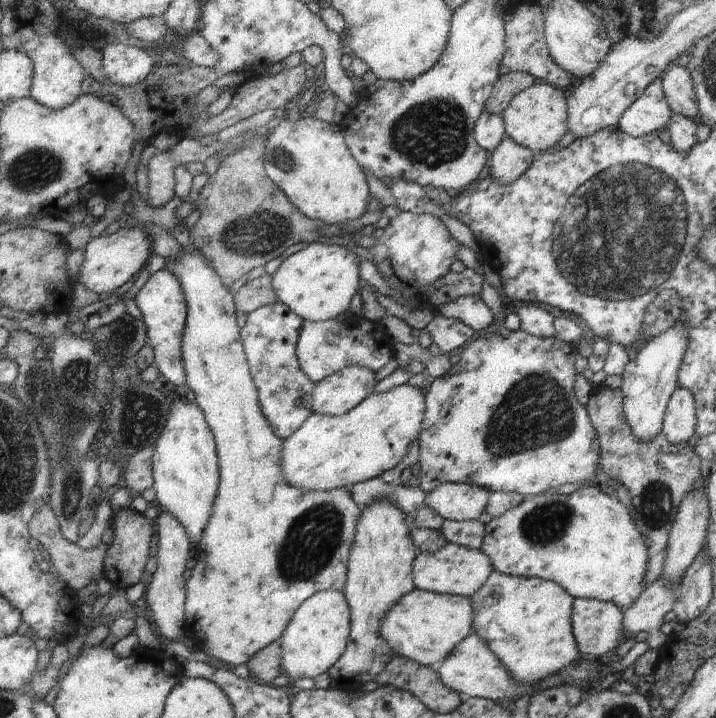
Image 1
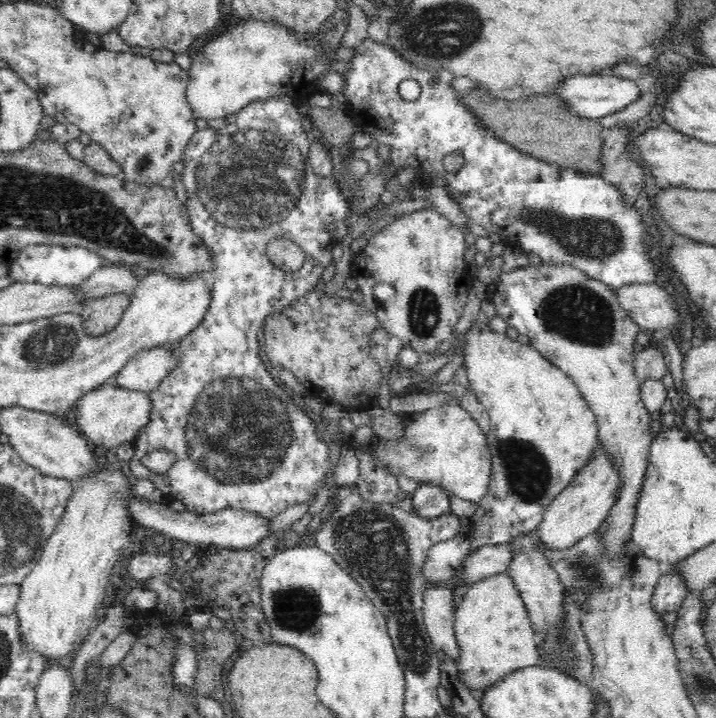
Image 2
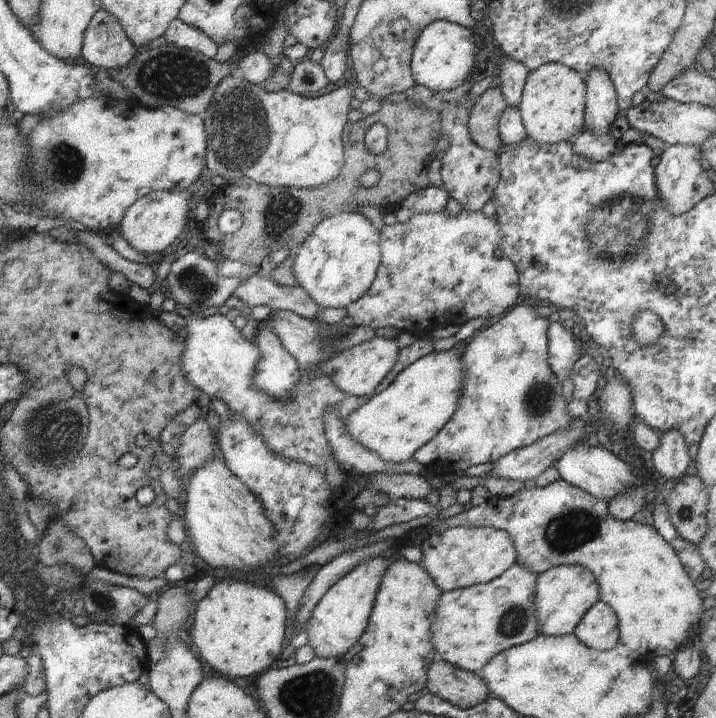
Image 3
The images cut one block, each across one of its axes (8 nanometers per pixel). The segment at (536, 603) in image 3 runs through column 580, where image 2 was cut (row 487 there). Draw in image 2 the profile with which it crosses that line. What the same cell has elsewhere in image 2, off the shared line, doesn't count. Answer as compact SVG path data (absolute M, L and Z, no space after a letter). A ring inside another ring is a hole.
M598 442L593 460L582 468L570 485L549 504L542 524L534 532L537 539L549 550L568 550L582 538L598 532L610 516L610 508L620 494L620 486L622 483L618 471L604 447Z

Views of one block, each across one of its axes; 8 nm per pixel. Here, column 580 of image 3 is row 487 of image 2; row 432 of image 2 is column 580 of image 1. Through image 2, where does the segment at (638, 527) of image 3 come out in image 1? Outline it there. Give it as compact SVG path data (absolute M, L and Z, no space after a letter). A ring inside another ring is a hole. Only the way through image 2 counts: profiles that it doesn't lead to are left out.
M582 485L578 490L575 490L574 492L571 492L570 494L567 495L563 495L558 492L552 492L552 494L540 493L537 495L525 496L521 500L521 502L518 503L518 506L514 506L514 508L510 507L509 509L506 509L501 515L498 515L497 517L492 517L490 522L485 524L484 534L485 535L483 536L481 549L491 558L495 571L501 572L502 574L505 575L512 575L515 577L524 577L524 578L536 577L544 580L549 580L552 582L557 582L564 590L568 591L568 594L571 594L575 599L596 599L599 601L614 603L616 606L619 606L621 610L624 610L628 608L644 592L644 589L647 587L647 580L645 579L645 577L647 576L649 554L647 546L645 545L644 537L642 536L642 534L640 534L640 531L636 528L635 522L630 517L630 512L628 511L626 506L623 503L621 503L616 497L612 497L604 493L602 489L600 489L599 485L595 486Z

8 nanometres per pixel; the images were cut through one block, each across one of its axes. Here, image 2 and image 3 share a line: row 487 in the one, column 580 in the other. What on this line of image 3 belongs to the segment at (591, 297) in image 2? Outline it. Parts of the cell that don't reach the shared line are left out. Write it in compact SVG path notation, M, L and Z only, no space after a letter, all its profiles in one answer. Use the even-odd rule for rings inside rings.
M597 601L586 612L573 634L581 644L596 651L610 651L620 643L618 620L601 601Z

